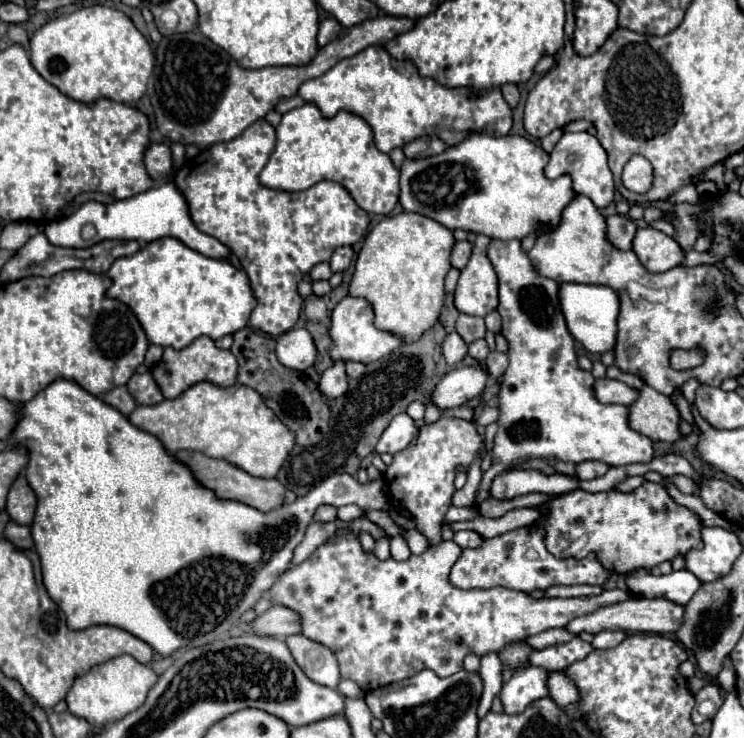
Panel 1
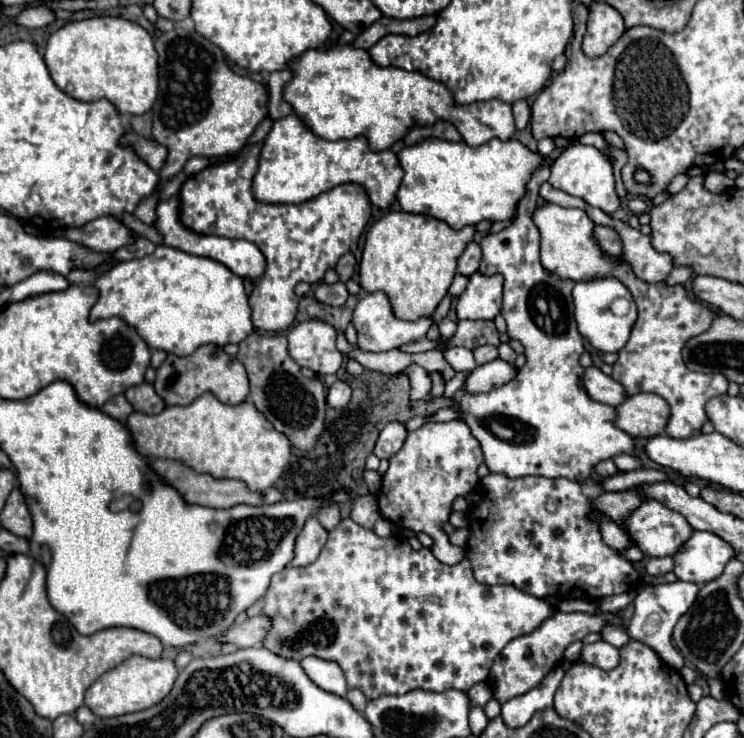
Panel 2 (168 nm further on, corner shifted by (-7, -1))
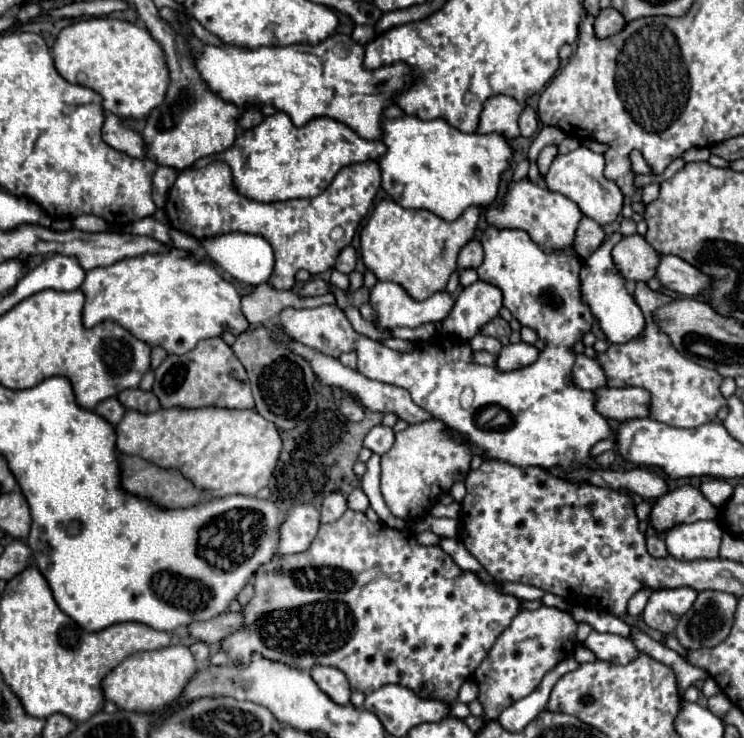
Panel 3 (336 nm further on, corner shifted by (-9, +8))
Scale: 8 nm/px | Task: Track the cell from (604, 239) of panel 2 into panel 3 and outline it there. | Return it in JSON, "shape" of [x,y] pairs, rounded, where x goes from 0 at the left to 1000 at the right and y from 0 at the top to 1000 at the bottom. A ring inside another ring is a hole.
{"shape":[[[784,295],[776,320],[773,320],[773,341],[781,352],[789,352],[813,325],[813,312],[797,295]]]}

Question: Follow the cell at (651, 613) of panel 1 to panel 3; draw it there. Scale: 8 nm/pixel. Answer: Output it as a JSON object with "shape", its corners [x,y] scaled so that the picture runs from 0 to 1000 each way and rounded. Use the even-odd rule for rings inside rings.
{"shape":[[[741,821],[703,827],[690,837],[687,848],[668,864],[657,889],[636,913],[636,921],[644,930],[644,951],[649,951],[652,959],[652,976],[671,973],[684,954],[714,940],[749,897],[770,889],[776,848],[778,843],[765,829]]]}

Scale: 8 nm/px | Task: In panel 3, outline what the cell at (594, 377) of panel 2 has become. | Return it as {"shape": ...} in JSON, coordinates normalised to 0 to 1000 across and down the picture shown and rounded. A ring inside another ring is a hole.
{"shape":[[[778,480],[770,496],[770,518],[776,520],[776,526],[800,531],[816,520],[816,509],[802,488],[789,485],[786,480]]]}

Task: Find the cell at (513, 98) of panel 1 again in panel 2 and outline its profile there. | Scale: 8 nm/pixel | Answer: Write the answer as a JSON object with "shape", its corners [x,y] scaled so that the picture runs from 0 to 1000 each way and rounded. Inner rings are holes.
{"shape":[[[706,134],[690,140],[690,156],[692,156],[695,175],[703,178],[703,175],[711,169],[711,161],[714,161],[714,148],[711,148],[711,142],[708,142]]]}

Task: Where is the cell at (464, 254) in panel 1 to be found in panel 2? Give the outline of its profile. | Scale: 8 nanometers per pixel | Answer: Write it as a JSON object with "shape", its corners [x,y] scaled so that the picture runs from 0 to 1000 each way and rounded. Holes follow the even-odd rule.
{"shape":[[[633,327],[633,329],[628,332],[628,337],[622,340],[622,346],[617,348],[617,354],[614,354],[614,367],[617,367],[620,373],[633,375],[636,370],[641,370],[644,354],[647,354],[647,335],[644,335],[638,327]]]}

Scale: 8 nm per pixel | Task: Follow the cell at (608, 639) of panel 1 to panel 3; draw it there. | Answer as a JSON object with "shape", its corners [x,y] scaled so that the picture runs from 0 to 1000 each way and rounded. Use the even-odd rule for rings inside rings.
{"shape":[[[926,794],[880,799],[864,827],[864,840],[872,851],[902,859],[910,848],[910,840],[931,821],[934,810],[937,802]]]}

